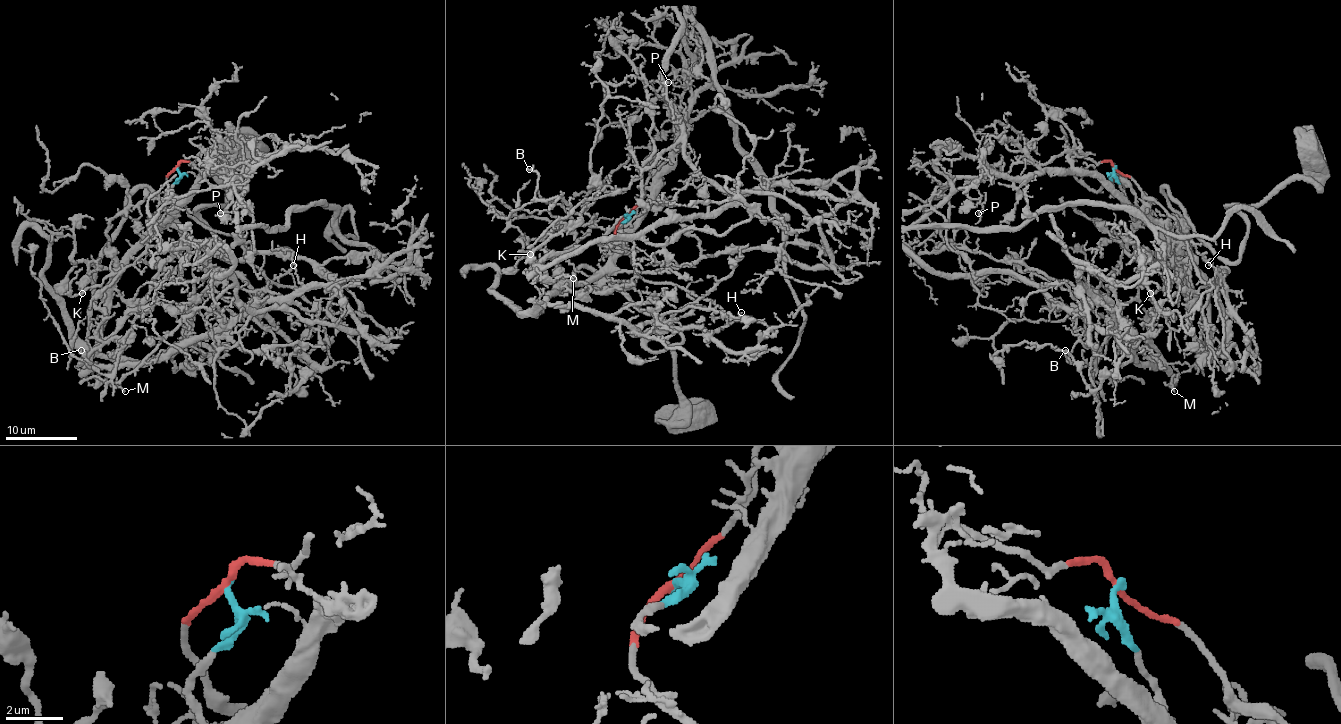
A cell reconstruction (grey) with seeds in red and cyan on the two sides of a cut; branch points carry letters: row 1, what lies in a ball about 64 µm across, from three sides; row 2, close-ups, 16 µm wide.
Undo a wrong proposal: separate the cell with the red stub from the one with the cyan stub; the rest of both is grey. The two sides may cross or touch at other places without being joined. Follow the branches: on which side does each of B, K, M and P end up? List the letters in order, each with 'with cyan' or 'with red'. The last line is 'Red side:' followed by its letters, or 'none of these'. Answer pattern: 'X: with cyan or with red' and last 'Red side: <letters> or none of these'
B: with cyan
K: with cyan
M: with cyan
P: with red
Red side: P

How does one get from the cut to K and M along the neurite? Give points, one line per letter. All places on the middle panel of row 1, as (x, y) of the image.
K: (623, 219), (627, 219), (616, 228), (621, 233), (618, 251), (584, 281), (539, 278), (530, 267), (530, 255)
M: (623, 219), (616, 228), (618, 253), (589, 280), (566, 283), (539, 303), (532, 283), (573, 278)

